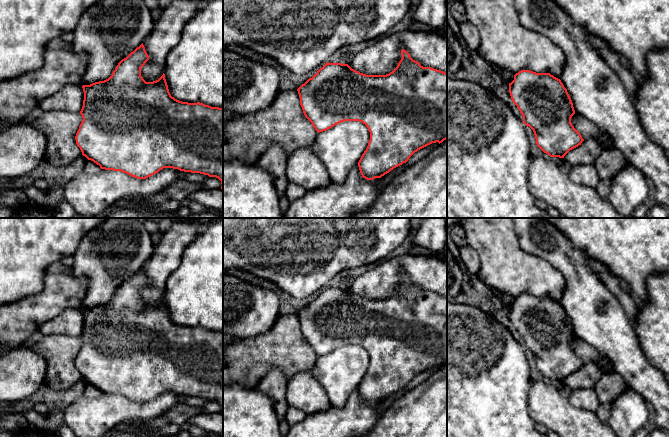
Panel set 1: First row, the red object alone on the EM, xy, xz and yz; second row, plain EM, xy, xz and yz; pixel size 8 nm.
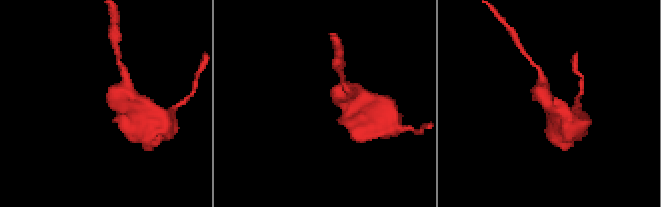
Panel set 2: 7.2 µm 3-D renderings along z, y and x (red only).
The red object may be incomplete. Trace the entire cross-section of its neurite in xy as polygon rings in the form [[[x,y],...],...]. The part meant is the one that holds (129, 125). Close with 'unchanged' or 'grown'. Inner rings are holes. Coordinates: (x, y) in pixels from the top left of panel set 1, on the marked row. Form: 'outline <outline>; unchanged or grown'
outline [[[142,43],[118,63],[108,79],[82,86],[84,100],[80,114],[82,115],[83,120],[75,136],[76,144],[80,148],[82,155],[99,165],[101,169],[121,171],[137,179],[146,179],[158,173],[163,168],[173,168],[184,172],[200,173],[208,175],[209,177],[216,177],[221,181],[221,189],[223,189],[223,108],[211,107],[200,102],[182,102],[175,99],[169,92],[164,73],[158,80],[146,82],[141,76],[141,68],[148,60],[149,56]]]; unchanged

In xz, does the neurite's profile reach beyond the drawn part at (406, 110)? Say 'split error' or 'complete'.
complete

